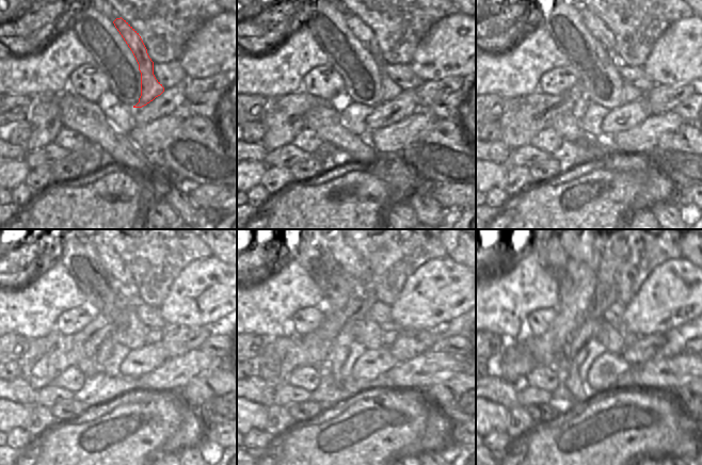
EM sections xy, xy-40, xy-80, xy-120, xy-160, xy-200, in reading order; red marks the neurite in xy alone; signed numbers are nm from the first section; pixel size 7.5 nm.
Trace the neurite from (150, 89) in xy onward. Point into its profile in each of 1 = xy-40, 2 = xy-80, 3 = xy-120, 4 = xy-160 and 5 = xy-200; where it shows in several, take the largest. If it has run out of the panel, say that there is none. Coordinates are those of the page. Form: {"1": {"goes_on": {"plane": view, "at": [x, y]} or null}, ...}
{"1": {"goes_on": {"plane": "xy-40", "at": [362, 32]}}, "2": {"goes_on": {"plane": "xy-80", "at": [596, 27]}}, "3": {"goes_on": {"plane": "xy-120", "at": [112, 263]}}, "4": {"goes_on": {"plane": "xy-160", "at": [349, 260]}}, "5": {"goes_on": {"plane": "xy-200", "at": [586, 251]}}}

